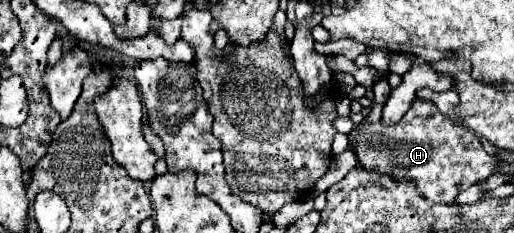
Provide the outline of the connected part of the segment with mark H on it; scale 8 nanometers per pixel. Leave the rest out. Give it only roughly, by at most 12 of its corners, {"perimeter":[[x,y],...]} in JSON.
{"perimeter":[[415,98],[399,124],[357,124],[361,168],[451,204],[489,178],[479,140]]}

